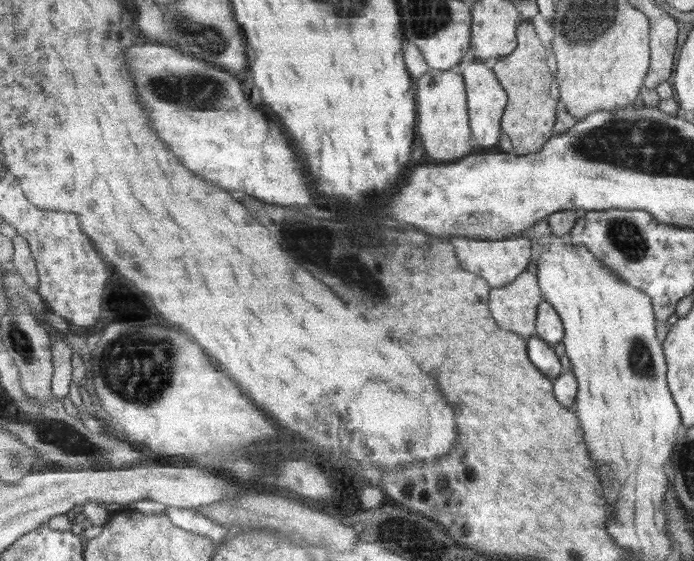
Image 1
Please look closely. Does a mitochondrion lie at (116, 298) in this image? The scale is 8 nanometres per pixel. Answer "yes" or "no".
no

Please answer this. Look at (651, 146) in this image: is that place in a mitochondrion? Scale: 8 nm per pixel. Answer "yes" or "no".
yes

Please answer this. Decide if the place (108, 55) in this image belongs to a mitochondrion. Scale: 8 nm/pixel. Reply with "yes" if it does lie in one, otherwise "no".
no

